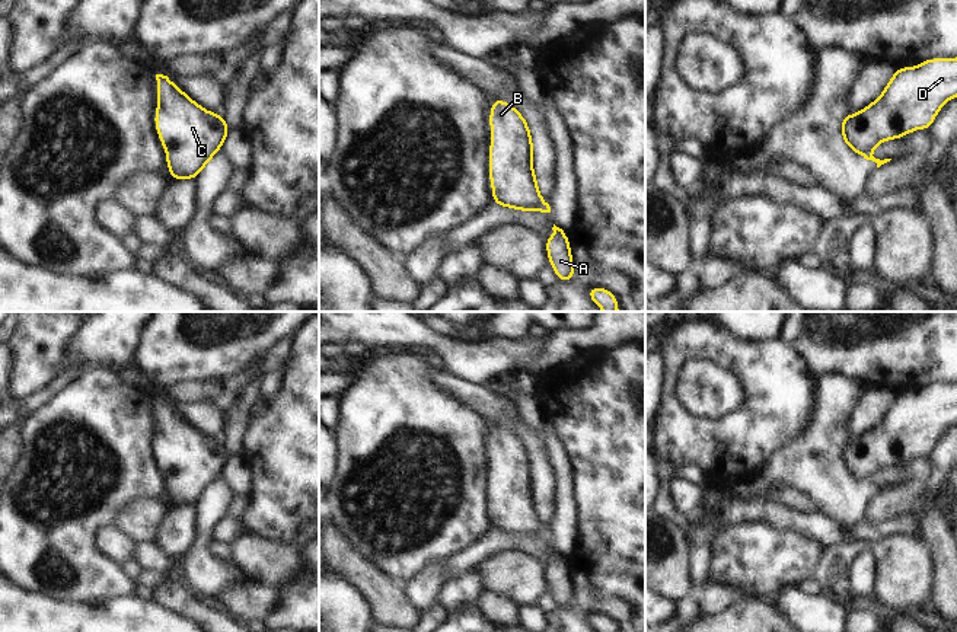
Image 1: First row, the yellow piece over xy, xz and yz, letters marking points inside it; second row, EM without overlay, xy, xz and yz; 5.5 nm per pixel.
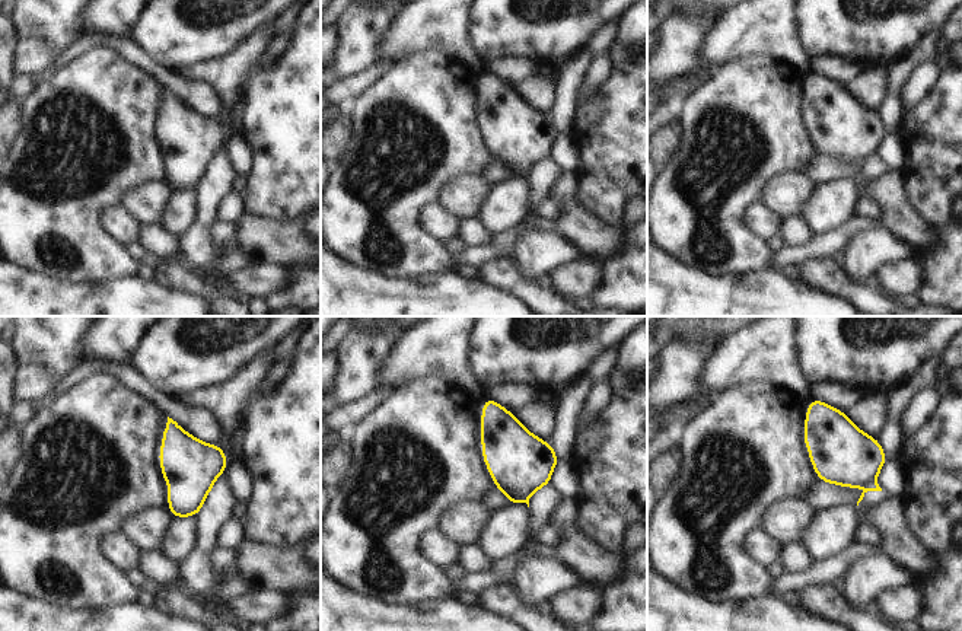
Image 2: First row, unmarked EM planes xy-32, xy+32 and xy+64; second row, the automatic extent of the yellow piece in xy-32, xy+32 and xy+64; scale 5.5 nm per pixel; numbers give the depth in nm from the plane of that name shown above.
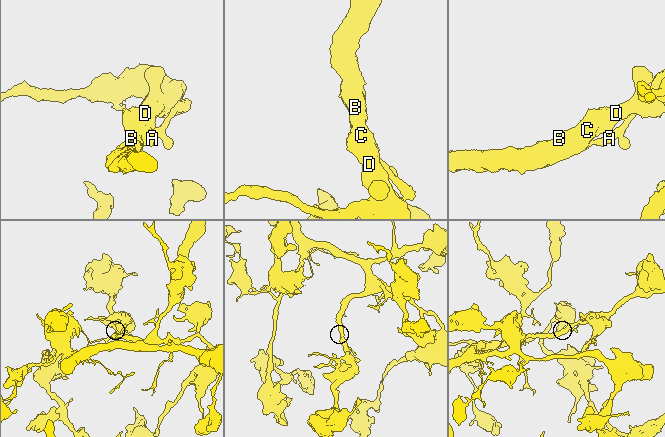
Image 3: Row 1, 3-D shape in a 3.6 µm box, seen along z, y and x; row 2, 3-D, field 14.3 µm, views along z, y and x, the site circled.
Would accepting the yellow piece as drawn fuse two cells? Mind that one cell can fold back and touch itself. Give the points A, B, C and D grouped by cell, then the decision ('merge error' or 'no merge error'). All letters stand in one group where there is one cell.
A / B C D | merge error

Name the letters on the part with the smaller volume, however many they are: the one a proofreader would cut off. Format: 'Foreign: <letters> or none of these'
Foreign: A

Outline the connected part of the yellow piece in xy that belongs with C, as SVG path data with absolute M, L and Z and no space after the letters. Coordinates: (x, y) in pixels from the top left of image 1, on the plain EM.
M156 400L154 454L166 476L170 507L197 505L202 492L221 476L230 454L223 441L192 427L168 402Z

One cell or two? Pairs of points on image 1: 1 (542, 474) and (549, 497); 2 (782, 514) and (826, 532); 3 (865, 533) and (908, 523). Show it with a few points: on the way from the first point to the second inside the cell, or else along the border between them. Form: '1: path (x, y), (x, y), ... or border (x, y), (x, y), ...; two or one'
1: path (545, 479), (545, 491); one
2: path (793, 522), (816, 527); one
3: path (876, 530), (898, 524); one

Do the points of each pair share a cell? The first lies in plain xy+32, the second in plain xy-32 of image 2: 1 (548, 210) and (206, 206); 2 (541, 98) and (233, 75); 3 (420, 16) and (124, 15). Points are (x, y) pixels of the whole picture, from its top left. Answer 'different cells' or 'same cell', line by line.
1: different cells
2: different cells
3: same cell

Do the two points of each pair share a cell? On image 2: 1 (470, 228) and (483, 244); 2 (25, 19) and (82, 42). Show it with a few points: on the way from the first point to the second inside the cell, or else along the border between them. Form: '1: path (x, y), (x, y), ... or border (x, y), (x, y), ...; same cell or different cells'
1: path (474, 232), (480, 239); same cell
2: border (85, 31), (53, 64); different cells

